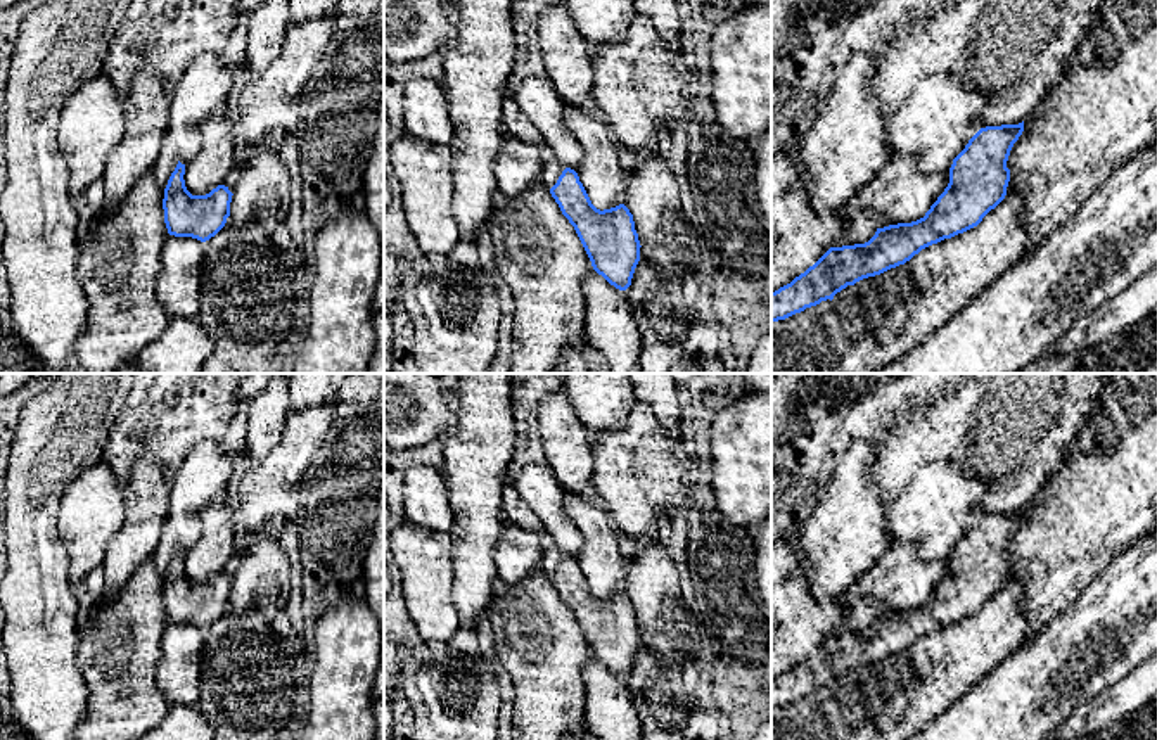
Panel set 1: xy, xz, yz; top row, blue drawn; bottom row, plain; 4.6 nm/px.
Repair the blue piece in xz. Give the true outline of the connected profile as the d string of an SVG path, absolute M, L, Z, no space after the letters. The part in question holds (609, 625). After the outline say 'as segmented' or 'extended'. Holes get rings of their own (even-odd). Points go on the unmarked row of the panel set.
M571 555L562 558L550 581L574 614L593 657L616 676L626 678L642 635L630 596L624 591L597 596Z; as segmented

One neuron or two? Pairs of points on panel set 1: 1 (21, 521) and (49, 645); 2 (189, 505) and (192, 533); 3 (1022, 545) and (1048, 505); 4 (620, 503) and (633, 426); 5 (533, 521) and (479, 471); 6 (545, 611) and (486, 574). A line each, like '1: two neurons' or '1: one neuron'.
1: one neuron
2: one neuron
3: one neuron
4: one neuron
5: two neurons
6: two neurons

